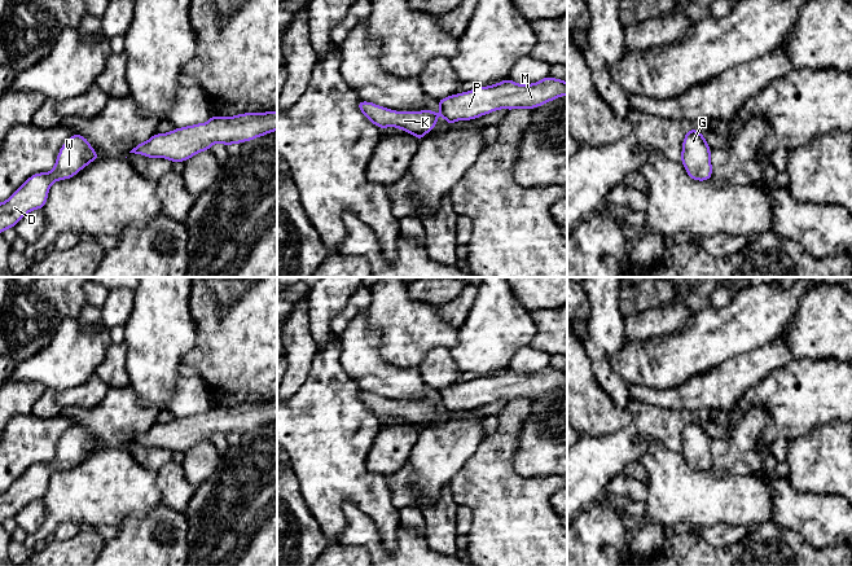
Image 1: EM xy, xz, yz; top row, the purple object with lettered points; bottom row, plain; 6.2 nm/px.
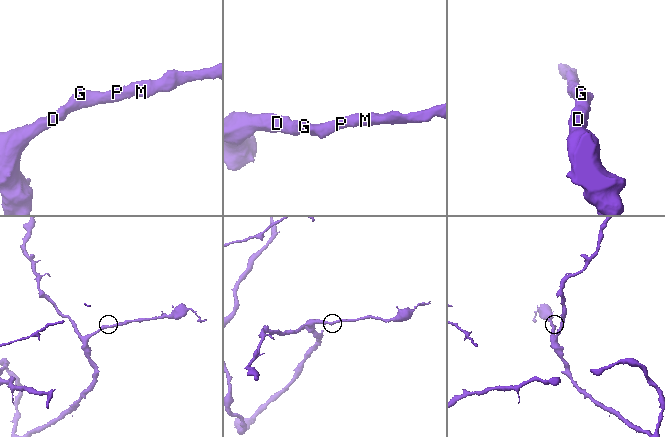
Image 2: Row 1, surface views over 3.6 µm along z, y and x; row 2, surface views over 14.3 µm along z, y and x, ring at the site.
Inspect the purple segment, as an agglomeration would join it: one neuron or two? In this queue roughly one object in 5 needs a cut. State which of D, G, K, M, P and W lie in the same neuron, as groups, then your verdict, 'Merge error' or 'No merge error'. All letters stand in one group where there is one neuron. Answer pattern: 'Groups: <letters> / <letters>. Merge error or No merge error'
Groups: D G K M P W. No merge error

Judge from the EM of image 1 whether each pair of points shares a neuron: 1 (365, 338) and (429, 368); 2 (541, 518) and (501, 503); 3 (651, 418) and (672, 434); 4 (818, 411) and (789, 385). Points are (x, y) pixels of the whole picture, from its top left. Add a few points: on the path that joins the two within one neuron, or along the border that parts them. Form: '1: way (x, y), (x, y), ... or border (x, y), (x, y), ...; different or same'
1: border (417, 368), (422, 380), (437, 390); different
2: way (531, 518), (517, 518), (512, 513); same
3: way (657, 424), (667, 429); same
4: way (811, 403), (796, 393); same

